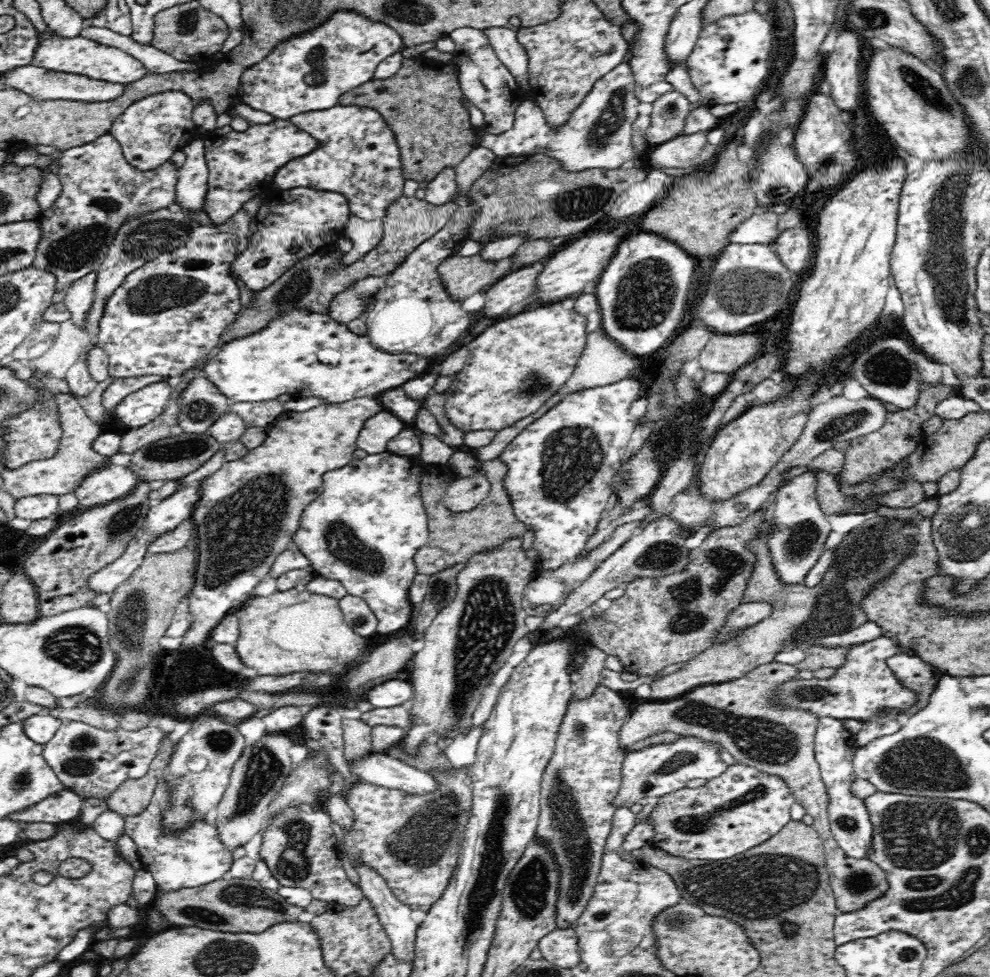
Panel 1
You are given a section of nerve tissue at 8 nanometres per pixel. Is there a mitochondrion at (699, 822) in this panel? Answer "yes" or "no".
yes

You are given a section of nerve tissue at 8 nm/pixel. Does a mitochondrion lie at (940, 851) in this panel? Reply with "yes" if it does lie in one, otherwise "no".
yes

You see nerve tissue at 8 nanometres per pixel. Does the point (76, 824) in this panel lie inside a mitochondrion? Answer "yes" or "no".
no

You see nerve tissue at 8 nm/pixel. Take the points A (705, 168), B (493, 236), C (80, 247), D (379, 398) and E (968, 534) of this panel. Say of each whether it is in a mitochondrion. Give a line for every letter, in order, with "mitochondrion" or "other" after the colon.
A: other
B: other
C: mitochondrion
D: other
E: mitochondrion

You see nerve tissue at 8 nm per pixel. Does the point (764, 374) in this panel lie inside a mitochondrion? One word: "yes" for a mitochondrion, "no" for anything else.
no

